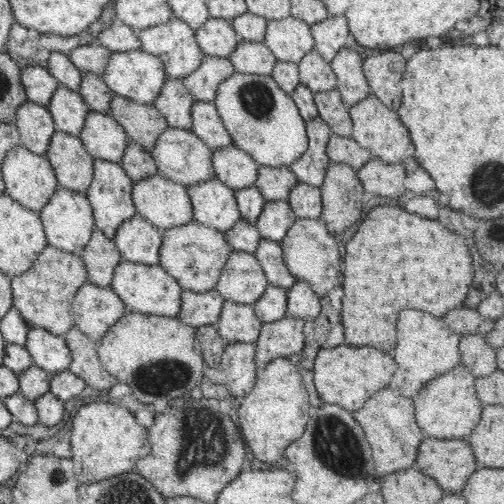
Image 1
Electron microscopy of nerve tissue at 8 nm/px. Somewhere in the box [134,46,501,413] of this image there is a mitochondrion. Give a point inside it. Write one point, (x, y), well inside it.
(257, 98)

